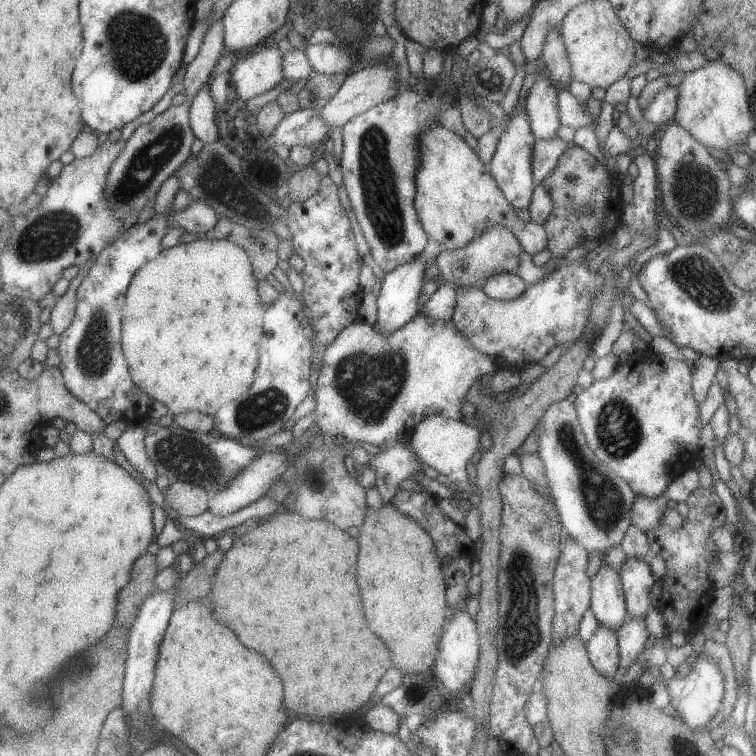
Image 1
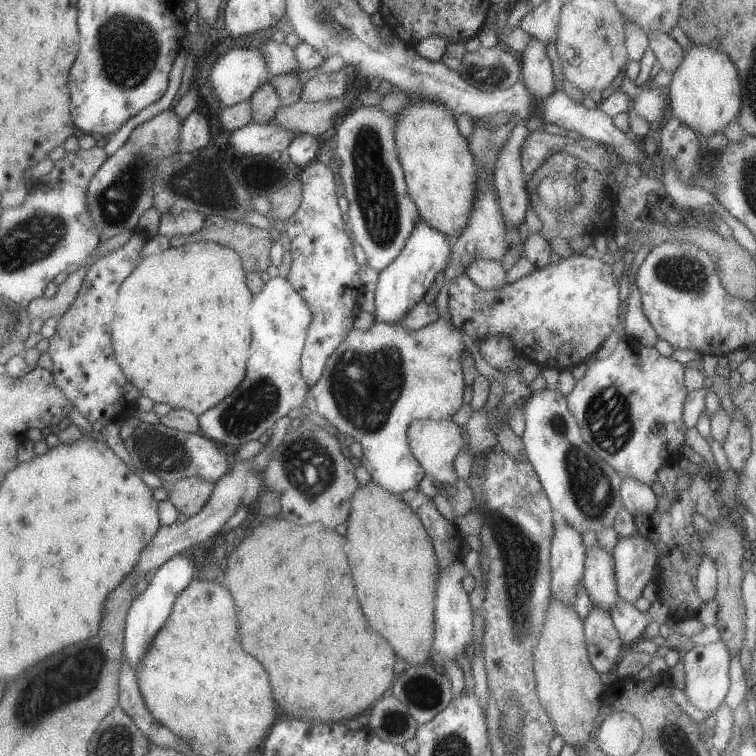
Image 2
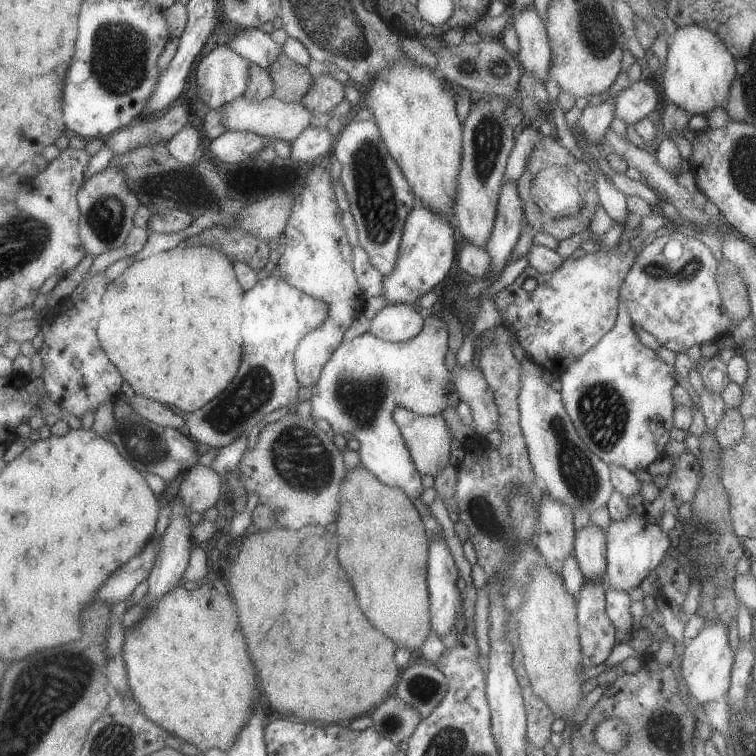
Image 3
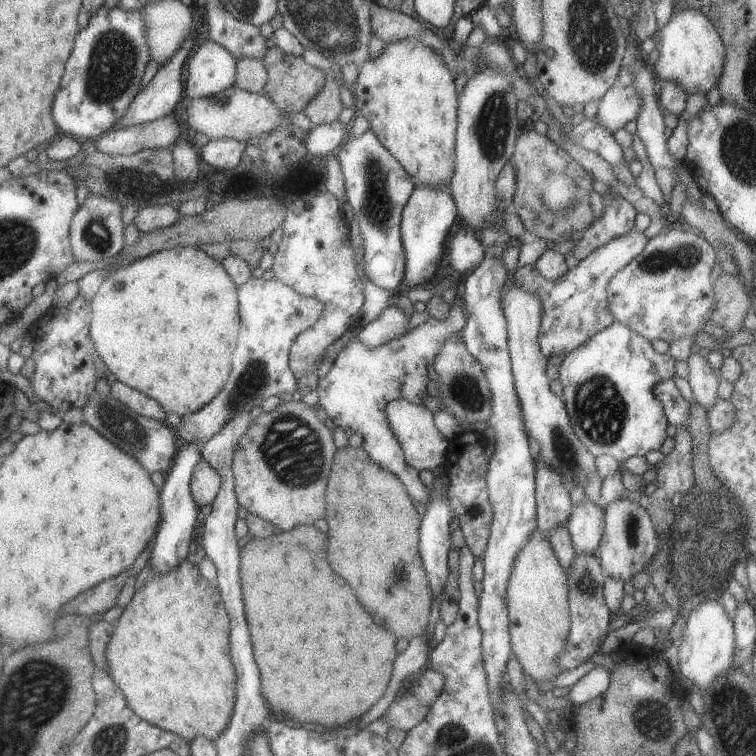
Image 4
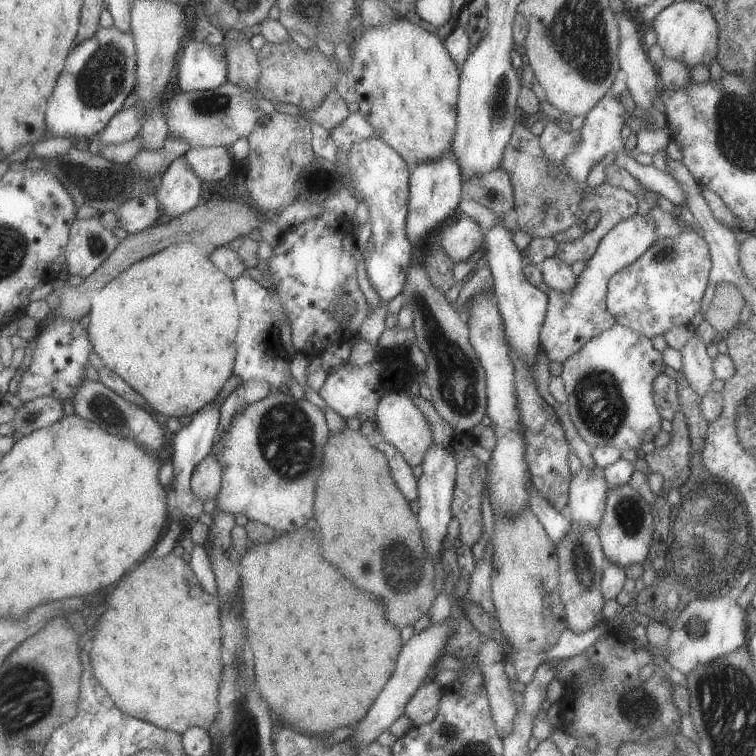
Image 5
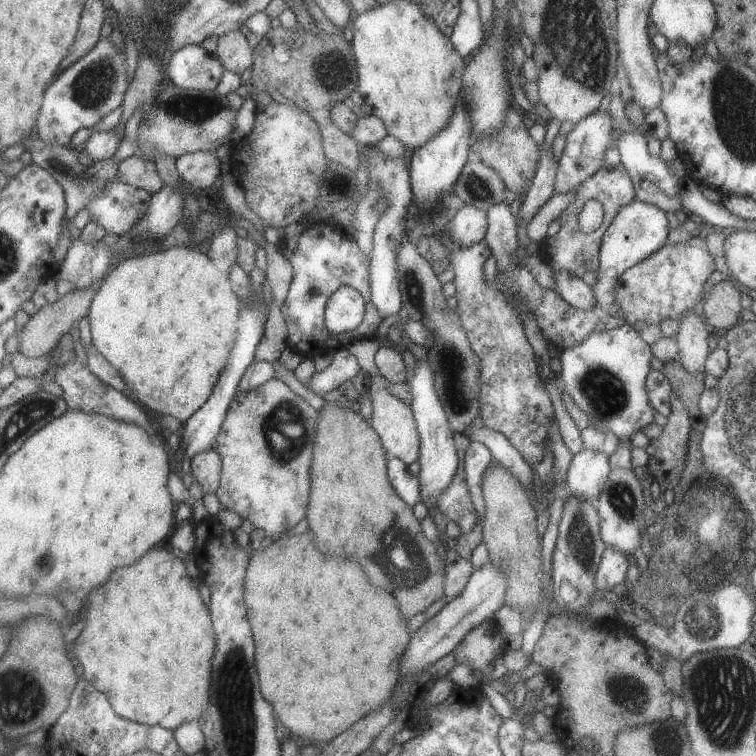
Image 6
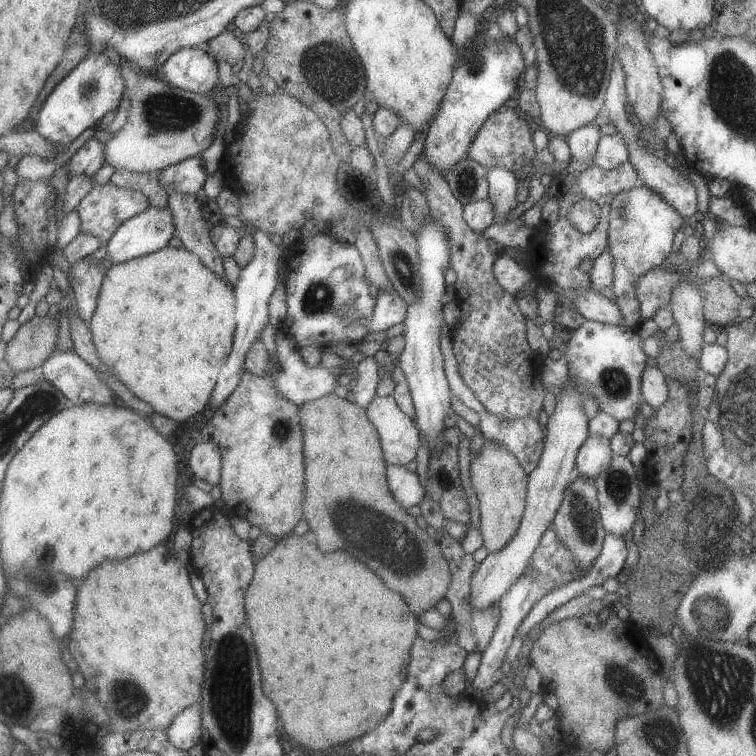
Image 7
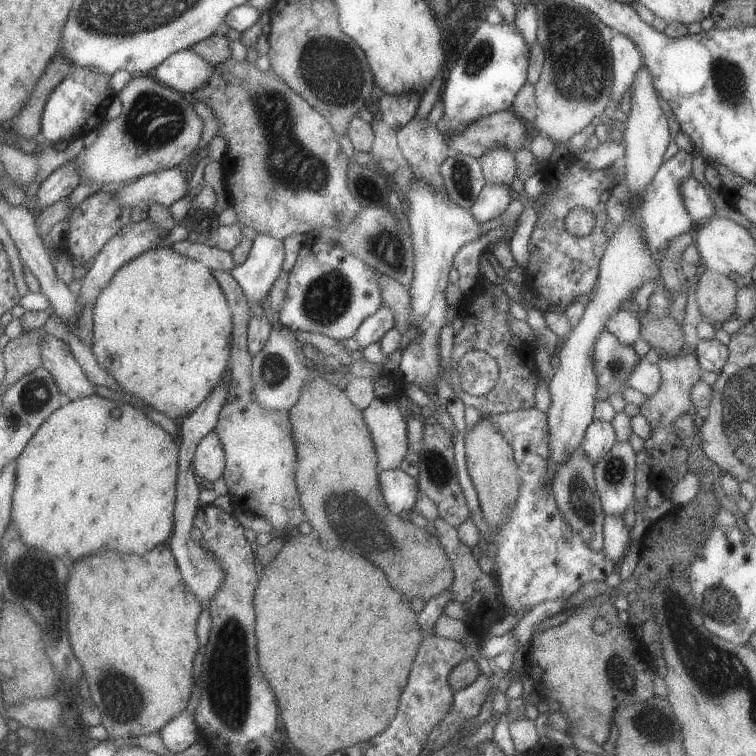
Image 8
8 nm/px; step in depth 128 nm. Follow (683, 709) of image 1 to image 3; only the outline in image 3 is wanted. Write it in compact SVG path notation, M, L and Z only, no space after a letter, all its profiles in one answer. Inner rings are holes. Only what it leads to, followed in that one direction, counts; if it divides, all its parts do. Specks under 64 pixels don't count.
M717 619L706 623L705 628L696 638L686 643L681 671L687 682L689 694L700 704L719 701L727 698L731 687L732 667L734 666L734 650L730 647L729 630Z

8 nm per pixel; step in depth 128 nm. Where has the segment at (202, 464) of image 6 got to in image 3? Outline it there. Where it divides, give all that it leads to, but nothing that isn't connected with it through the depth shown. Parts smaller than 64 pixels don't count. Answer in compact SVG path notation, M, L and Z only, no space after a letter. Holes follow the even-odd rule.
M198 463L190 468L177 495L190 512L203 513L216 506L224 492L223 481L212 467Z

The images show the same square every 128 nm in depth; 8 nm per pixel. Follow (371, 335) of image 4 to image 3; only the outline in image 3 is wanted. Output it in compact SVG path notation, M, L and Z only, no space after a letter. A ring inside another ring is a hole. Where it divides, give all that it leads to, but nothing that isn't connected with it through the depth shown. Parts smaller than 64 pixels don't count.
M391 303L371 321L369 334L382 341L398 343L415 338L423 328L423 318L407 303Z

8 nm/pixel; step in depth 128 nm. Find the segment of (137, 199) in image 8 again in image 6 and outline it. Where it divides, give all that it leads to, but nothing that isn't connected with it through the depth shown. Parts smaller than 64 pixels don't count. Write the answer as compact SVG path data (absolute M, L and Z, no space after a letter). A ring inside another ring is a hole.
M199 151L180 156L176 166L181 180L192 190L213 186L221 174L221 162L212 151Z

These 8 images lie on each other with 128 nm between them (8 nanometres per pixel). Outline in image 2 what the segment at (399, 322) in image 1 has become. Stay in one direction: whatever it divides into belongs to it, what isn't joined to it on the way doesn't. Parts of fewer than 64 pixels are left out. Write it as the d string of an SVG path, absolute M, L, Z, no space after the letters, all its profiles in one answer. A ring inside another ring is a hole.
M424 220L418 221L398 258L379 272L375 290L376 323L396 324L406 316L406 312L423 301L428 288L436 280L436 274L446 270L452 243L452 239L428 226Z

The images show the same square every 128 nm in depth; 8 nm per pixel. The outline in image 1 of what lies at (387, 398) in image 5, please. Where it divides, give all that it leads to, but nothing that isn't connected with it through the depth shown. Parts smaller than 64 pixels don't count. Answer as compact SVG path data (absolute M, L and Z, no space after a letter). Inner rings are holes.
M440 415L428 416L421 420L412 431L411 447L417 458L424 464L435 468L440 474L448 476L453 487L462 495L474 493L473 484L470 483L466 466L474 454L482 449L480 446L480 436L482 432L462 420L452 420Z

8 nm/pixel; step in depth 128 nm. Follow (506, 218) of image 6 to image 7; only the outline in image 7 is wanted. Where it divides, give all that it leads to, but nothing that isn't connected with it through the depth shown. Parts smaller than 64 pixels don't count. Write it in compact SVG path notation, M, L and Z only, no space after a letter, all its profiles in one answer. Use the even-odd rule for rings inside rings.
M503 165L488 169L486 179L489 183L489 200L495 209L494 223L506 223L506 216L517 205L519 181L515 174Z

